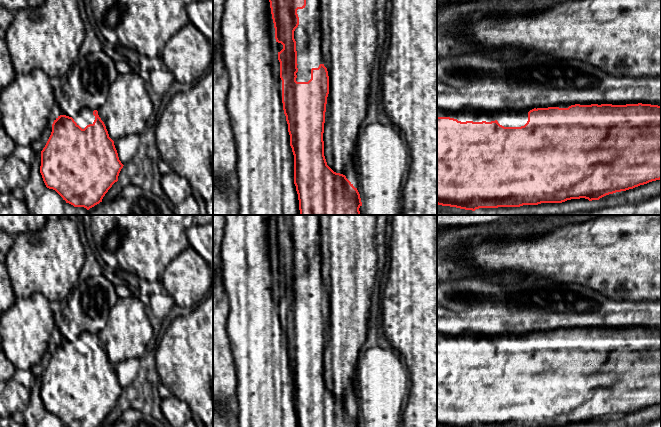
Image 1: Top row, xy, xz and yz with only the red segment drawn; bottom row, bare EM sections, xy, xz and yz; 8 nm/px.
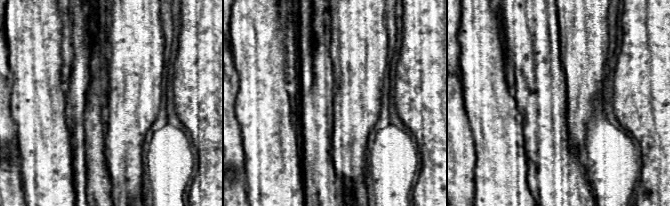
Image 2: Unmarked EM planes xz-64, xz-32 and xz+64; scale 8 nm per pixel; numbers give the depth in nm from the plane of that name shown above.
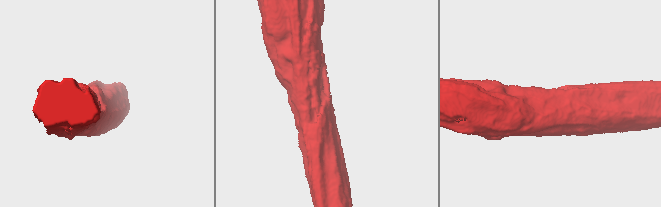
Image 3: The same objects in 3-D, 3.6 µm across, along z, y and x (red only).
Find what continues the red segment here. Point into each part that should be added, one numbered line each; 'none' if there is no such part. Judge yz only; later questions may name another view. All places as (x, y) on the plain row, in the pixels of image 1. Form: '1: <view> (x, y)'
1: yz (506, 341)

